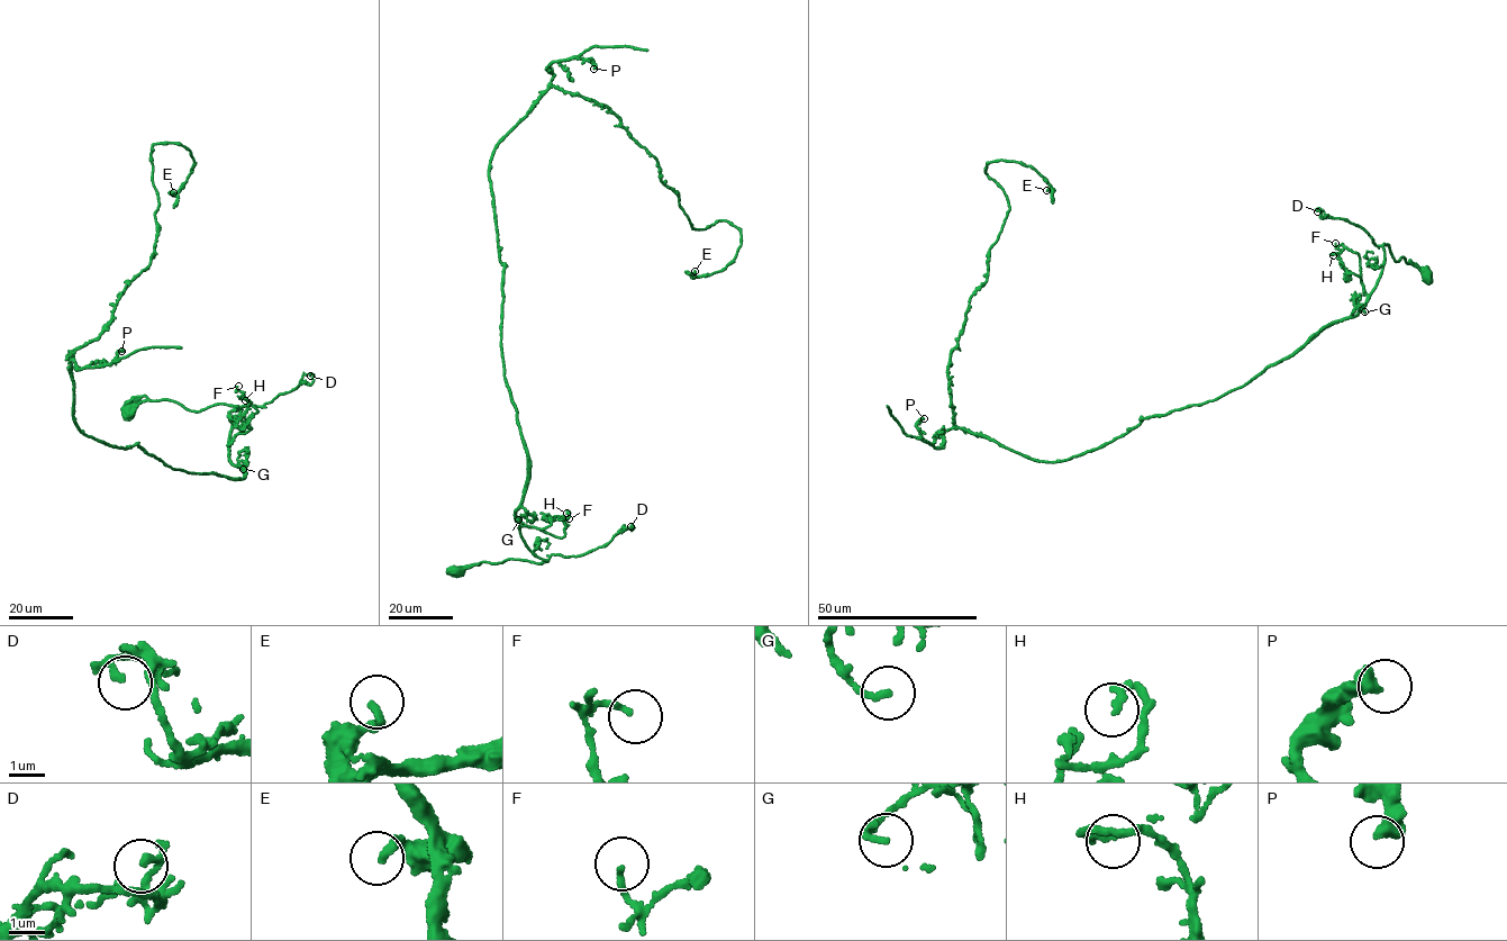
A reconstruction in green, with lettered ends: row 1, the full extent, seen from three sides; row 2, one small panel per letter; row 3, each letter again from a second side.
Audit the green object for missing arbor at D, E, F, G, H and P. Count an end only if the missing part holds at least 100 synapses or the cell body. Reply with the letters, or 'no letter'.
no letter

